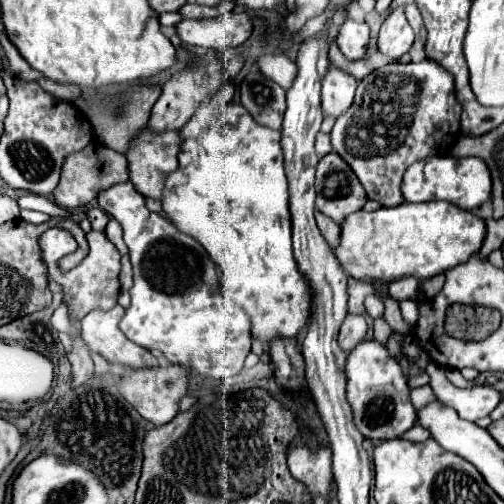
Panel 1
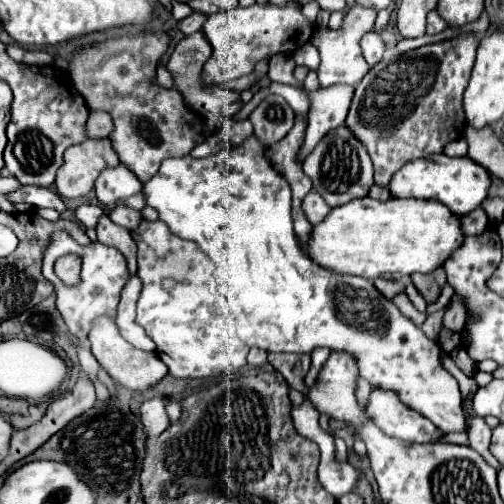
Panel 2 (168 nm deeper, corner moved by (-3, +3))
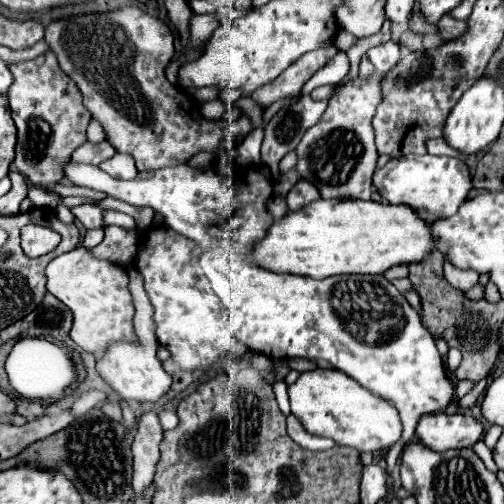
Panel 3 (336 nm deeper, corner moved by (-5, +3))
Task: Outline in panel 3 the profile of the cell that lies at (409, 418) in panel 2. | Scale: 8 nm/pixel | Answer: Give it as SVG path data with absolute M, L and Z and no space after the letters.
M422 415L416 425L416 435L434 451L472 447L484 433L482 421L472 415Z

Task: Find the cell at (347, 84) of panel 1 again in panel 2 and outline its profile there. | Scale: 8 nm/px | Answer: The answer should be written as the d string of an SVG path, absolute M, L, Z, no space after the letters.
M354 5L350 9L350 13L344 17L344 25L338 31L330 31L330 29L316 29L314 35L310 37L310 43L316 45L318 53L320 53L320 65L318 65L318 79L322 87L332 87L332 85L358 85L358 81L362 81L362 77L368 73L368 65L362 57L360 51L360 37L370 31L374 27L374 19L376 13L372 9L364 9Z

